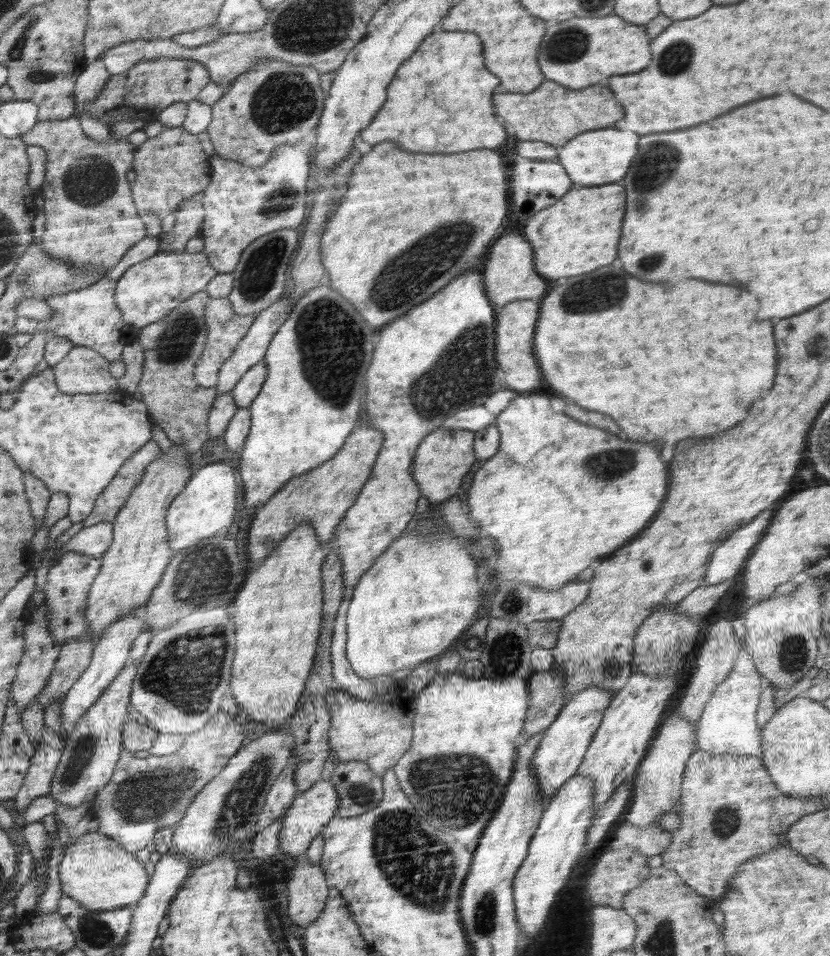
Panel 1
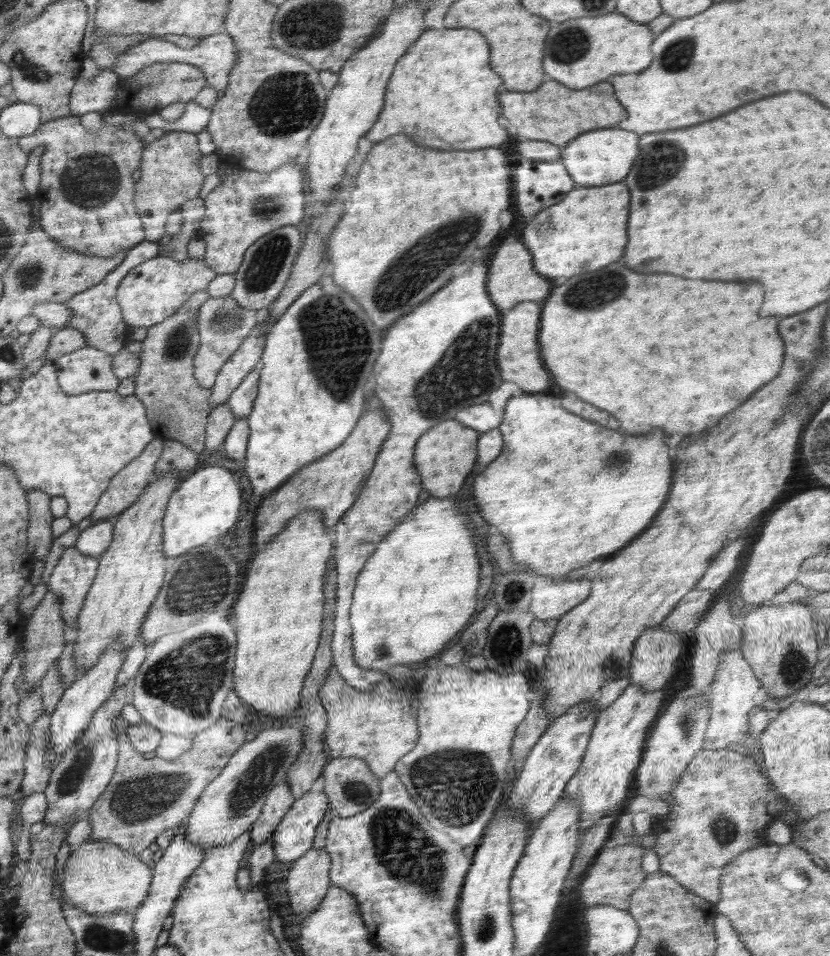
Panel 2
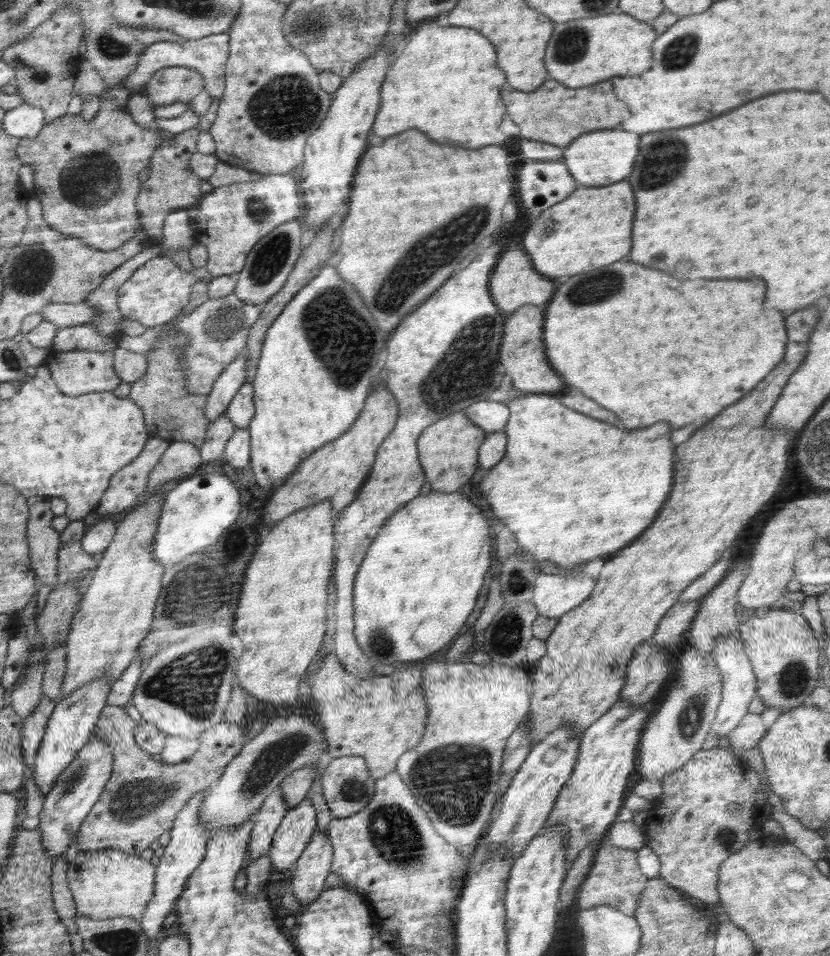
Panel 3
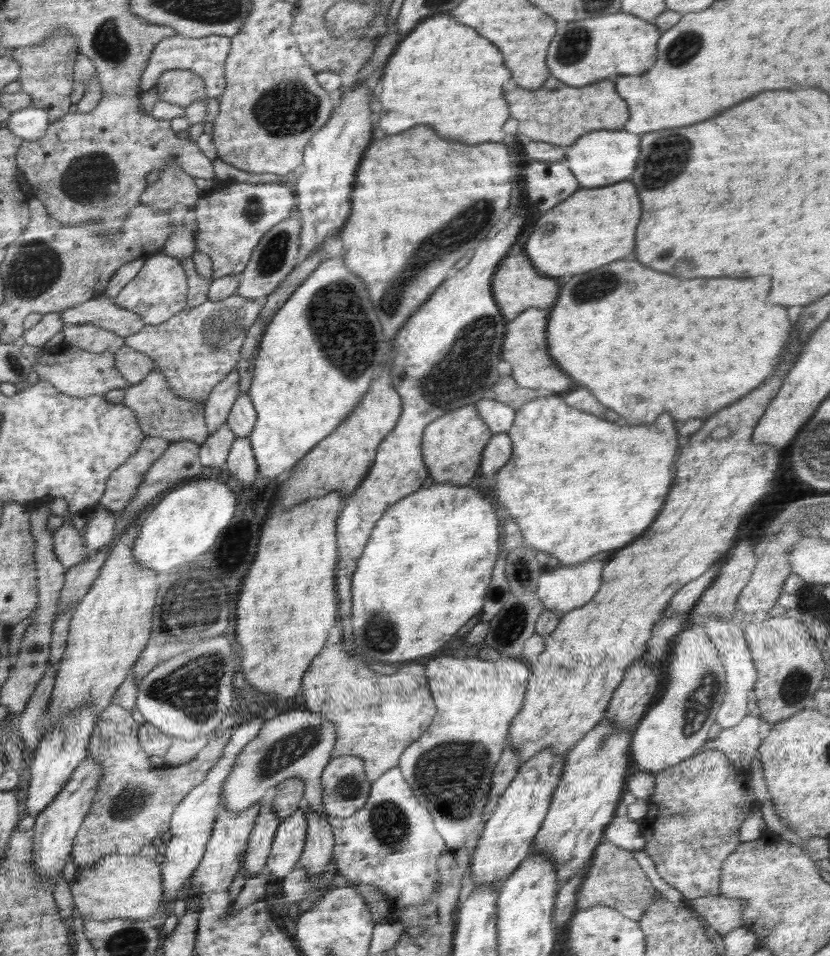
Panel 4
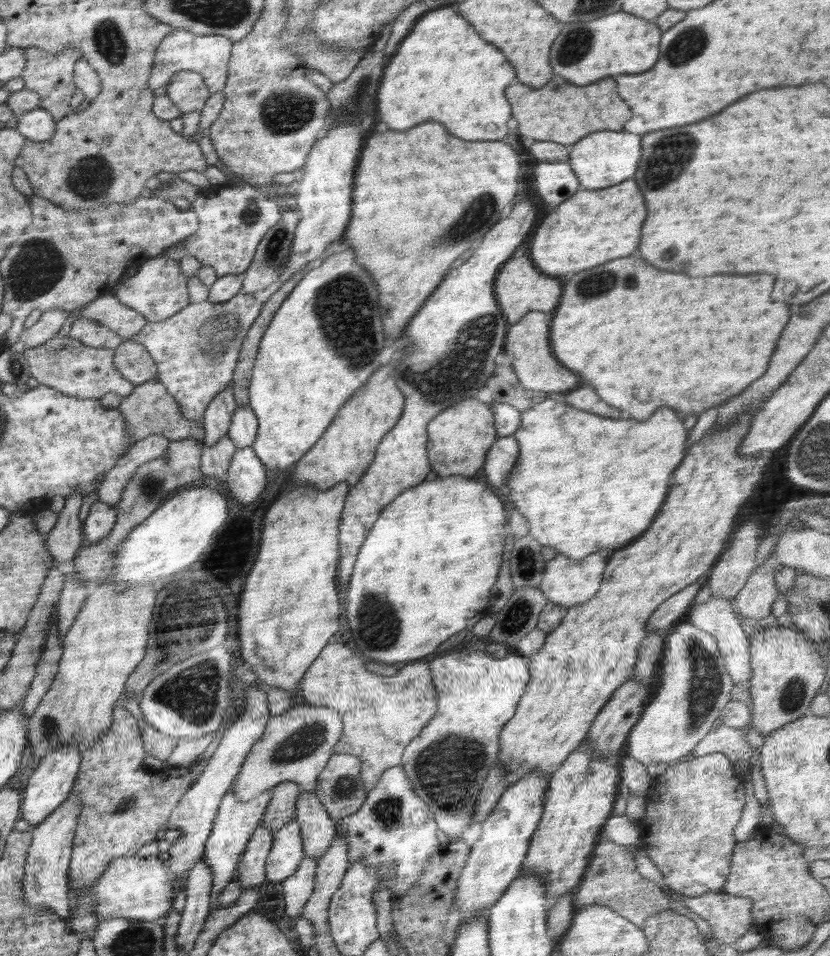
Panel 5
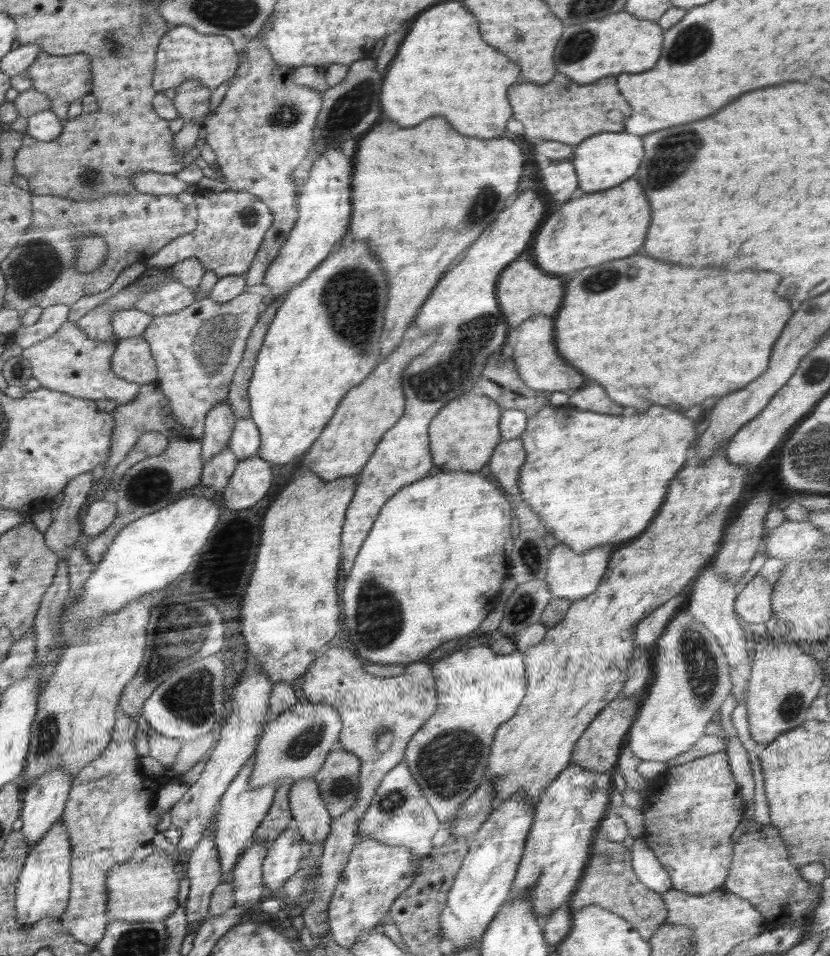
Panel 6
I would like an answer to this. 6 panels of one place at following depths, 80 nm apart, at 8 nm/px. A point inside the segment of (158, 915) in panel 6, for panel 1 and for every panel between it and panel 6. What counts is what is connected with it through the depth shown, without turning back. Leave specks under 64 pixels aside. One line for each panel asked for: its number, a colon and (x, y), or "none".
1: (95, 871)
2: (99, 878)
3: (111, 883)
4: (122, 886)
5: (135, 889)

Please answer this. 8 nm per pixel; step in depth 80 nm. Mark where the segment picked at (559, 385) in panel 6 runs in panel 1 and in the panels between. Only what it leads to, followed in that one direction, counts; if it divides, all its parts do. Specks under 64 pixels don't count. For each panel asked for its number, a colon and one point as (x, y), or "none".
1: (515, 323)
2: (519, 358)
3: (522, 351)
4: (524, 346)
5: (527, 341)

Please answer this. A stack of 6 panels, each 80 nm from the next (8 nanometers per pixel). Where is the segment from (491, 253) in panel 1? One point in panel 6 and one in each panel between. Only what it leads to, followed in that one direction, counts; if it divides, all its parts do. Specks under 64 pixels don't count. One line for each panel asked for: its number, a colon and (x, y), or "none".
2: (511, 279)
3: (514, 283)
4: (516, 287)
5: (519, 288)
6: (522, 291)

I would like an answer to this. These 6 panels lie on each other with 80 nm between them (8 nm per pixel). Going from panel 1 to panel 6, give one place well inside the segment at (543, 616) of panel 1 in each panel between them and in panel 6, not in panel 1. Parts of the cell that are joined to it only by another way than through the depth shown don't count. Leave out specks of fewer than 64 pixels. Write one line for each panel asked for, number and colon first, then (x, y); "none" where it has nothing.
2: (550, 599)
3: (553, 596)
4: (563, 589)
5: (567, 582)
6: (570, 575)

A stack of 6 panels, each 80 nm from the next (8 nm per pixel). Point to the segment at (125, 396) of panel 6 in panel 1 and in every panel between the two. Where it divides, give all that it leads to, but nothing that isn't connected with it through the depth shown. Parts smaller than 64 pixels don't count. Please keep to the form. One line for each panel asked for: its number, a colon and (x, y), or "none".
1: (83, 371)
2: (85, 370)
3: (79, 372)
4: (76, 372)
5: (68, 365)

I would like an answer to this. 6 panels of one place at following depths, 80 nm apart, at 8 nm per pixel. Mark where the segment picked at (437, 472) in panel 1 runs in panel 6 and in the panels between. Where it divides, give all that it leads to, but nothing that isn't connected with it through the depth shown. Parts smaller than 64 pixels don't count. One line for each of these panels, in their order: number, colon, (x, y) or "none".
2: (445, 456)
3: (448, 450)
4: (453, 444)
5: (458, 438)
6: (462, 437)

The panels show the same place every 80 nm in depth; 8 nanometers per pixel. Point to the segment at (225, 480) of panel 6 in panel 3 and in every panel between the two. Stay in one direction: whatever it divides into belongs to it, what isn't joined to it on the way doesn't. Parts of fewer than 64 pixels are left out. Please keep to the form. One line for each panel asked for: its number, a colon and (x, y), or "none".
3: (221, 430)
4: (213, 453)
5: (215, 460)

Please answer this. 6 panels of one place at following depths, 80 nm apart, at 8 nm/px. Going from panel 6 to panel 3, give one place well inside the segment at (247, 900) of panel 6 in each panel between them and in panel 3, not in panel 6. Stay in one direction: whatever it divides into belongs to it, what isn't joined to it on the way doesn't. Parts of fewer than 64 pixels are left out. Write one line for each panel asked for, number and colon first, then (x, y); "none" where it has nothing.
3: (266, 821)
4: (259, 848)
5: (251, 871)

